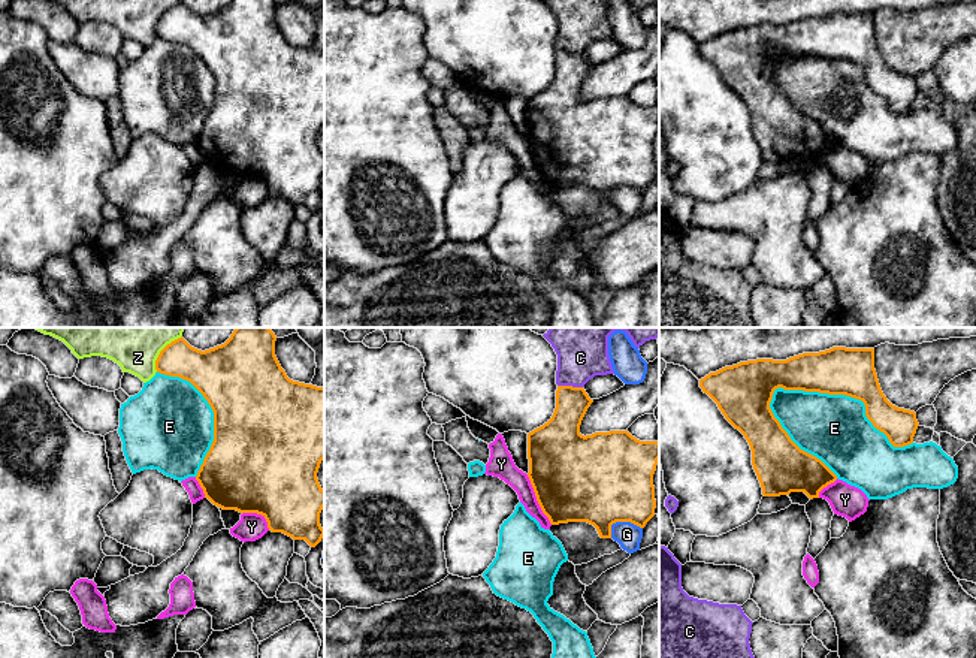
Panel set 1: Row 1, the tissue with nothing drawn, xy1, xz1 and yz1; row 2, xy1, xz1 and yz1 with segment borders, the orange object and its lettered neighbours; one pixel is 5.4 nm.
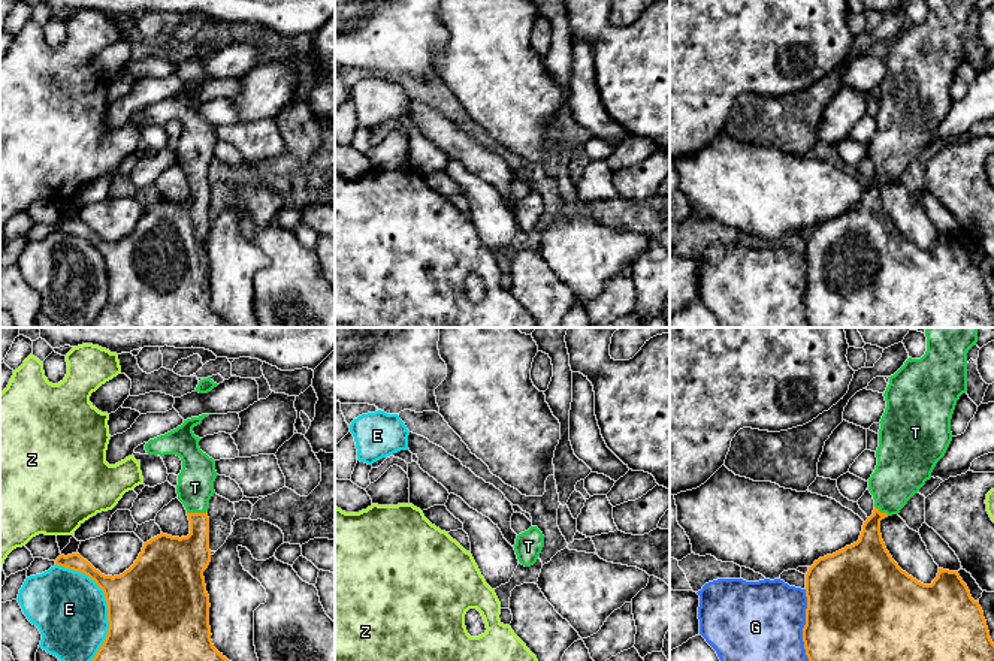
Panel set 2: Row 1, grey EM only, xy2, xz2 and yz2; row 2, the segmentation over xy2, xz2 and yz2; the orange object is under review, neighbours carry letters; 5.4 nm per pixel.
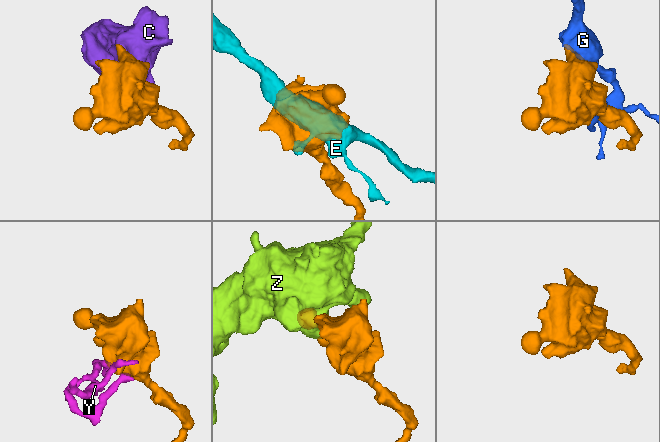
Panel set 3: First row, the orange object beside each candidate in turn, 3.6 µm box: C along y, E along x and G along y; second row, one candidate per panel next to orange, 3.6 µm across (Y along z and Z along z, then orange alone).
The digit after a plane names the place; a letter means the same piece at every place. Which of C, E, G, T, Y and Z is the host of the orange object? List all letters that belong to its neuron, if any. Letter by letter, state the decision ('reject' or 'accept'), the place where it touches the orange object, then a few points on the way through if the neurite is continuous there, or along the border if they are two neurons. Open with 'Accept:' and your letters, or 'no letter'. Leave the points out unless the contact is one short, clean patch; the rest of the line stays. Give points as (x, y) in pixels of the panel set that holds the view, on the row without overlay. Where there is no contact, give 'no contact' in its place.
Accept: T
C: reject; contact xz1 (570, 51); border xz1 (558, 50), (582, 53)
E: reject; contact yz1 (845, 59)
G: reject; contact yz2 (804, 290)
T: accept; contact xy2 (198, 178); way xy2 (186, 223), (198, 207), (198, 178), (195, 153)
Y: reject; contact xz1 (537, 165)
Z: reject; contact xy1 (160, 17)

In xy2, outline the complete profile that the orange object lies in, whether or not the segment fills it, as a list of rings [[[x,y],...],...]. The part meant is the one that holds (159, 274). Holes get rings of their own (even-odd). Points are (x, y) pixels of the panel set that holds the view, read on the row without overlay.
[[[209,79],[184,85],[176,94],[149,105],[148,120],[176,120],[182,126],[176,159],[190,185],[187,202],[160,199],[143,208],[135,229],[120,241],[105,241],[79,218],[60,220],[55,230],[88,241],[103,256],[108,269],[108,301],[90,328],[232,328],[211,305],[209,260],[203,236],[211,227],[209,165],[215,159],[215,126],[199,112],[193,93]]]

